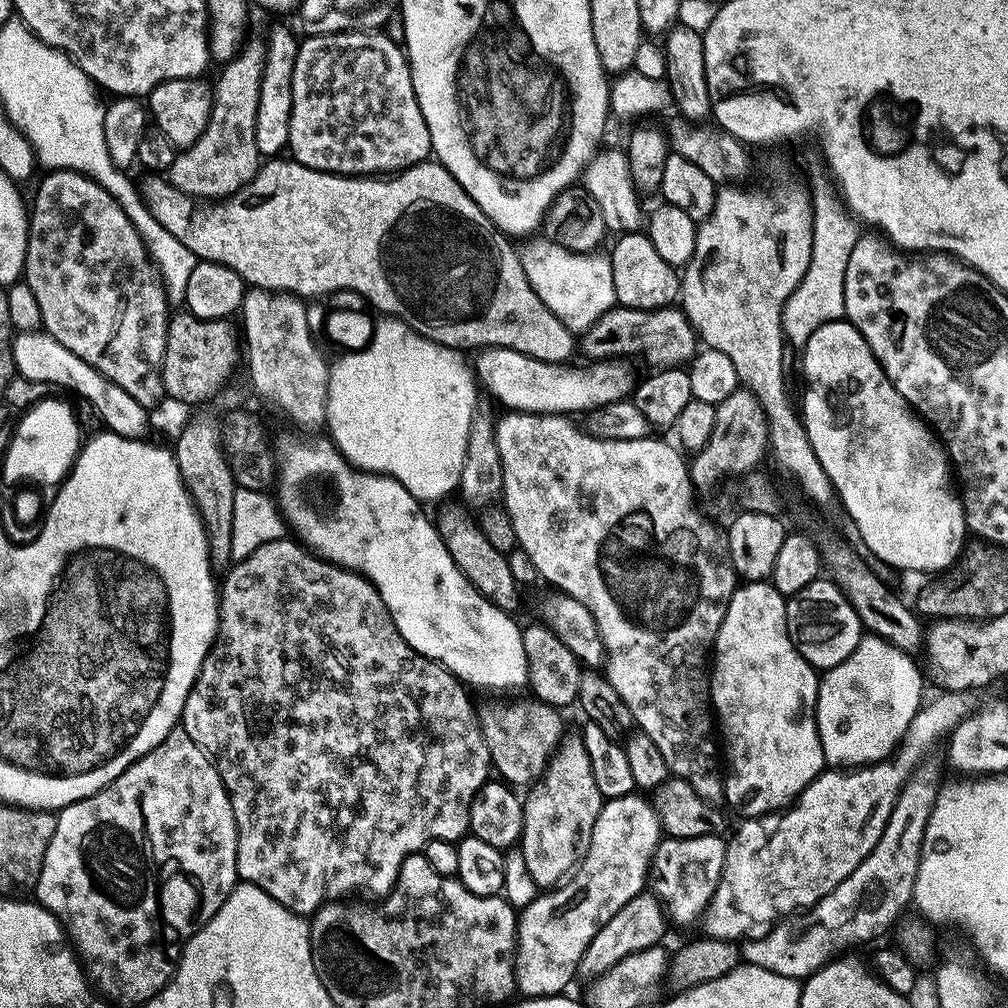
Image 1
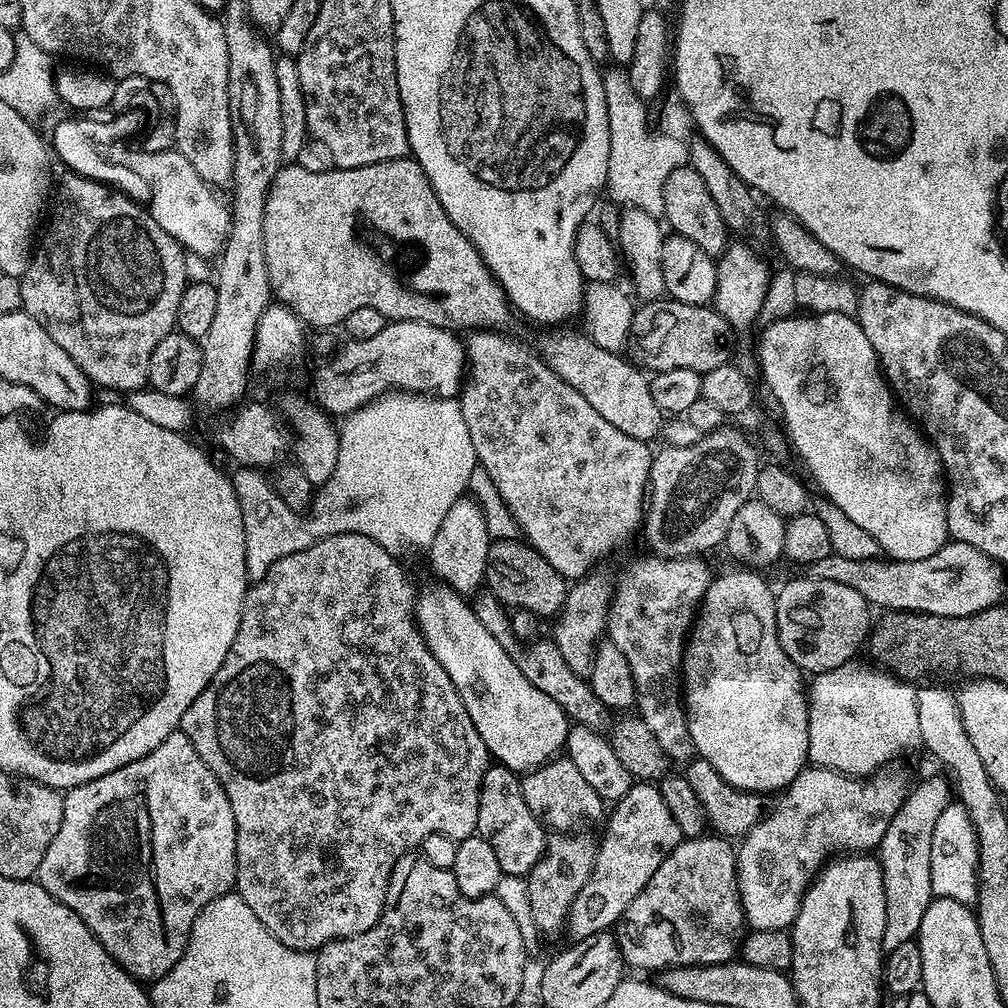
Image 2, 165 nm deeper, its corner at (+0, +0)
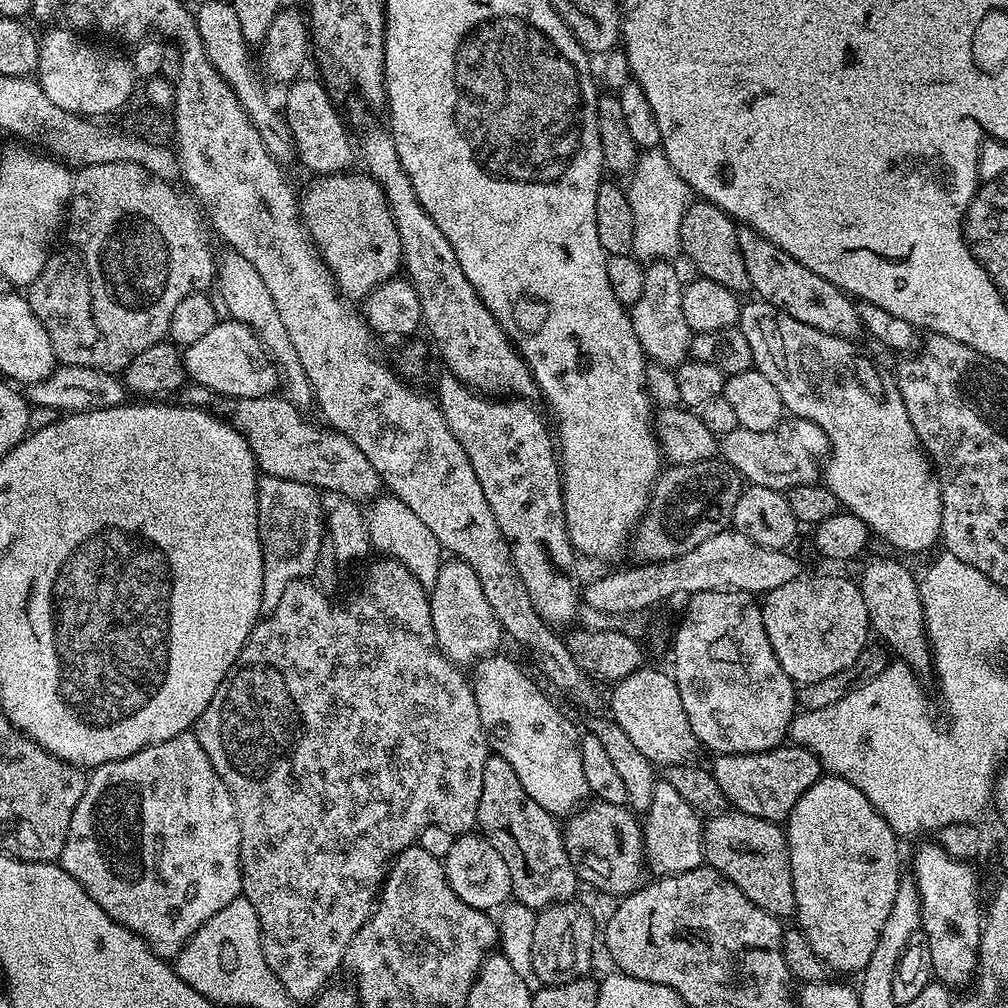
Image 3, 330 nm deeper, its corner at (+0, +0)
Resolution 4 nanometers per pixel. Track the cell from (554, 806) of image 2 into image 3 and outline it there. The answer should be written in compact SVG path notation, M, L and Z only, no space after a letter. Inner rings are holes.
M593 799L563 821L562 831L570 862L583 883L615 898L629 896L645 883L642 824L625 805Z

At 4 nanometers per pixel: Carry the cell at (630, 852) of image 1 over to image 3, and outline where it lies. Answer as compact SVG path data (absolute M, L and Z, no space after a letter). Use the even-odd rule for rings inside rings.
M657 782L653 786L653 800L642 816L644 833L644 859L647 867L656 871L657 877L682 874L705 863L704 830L701 817L690 806L690 802L679 796L674 786Z

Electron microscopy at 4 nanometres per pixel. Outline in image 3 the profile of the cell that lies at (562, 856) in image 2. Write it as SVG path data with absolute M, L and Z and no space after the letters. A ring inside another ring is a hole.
M577 902L549 904L536 912L534 946L532 947L532 974L541 985L559 986L571 980L587 977L592 968L592 943L598 940L598 924Z

